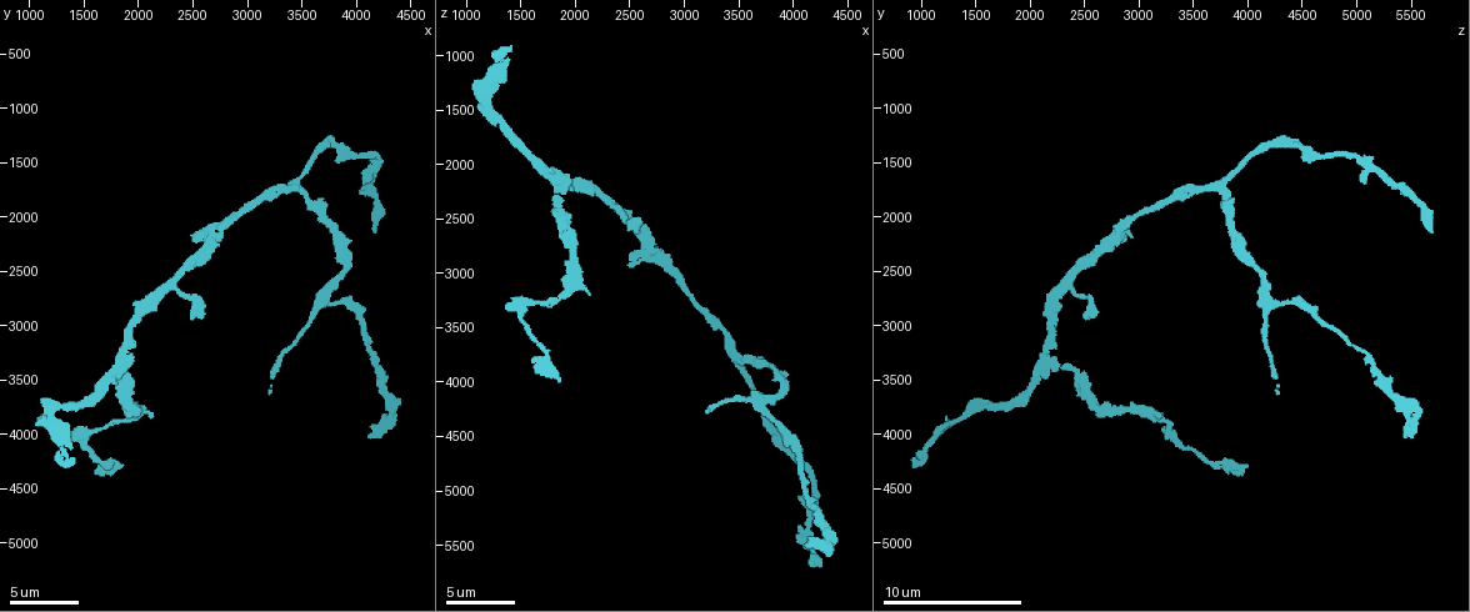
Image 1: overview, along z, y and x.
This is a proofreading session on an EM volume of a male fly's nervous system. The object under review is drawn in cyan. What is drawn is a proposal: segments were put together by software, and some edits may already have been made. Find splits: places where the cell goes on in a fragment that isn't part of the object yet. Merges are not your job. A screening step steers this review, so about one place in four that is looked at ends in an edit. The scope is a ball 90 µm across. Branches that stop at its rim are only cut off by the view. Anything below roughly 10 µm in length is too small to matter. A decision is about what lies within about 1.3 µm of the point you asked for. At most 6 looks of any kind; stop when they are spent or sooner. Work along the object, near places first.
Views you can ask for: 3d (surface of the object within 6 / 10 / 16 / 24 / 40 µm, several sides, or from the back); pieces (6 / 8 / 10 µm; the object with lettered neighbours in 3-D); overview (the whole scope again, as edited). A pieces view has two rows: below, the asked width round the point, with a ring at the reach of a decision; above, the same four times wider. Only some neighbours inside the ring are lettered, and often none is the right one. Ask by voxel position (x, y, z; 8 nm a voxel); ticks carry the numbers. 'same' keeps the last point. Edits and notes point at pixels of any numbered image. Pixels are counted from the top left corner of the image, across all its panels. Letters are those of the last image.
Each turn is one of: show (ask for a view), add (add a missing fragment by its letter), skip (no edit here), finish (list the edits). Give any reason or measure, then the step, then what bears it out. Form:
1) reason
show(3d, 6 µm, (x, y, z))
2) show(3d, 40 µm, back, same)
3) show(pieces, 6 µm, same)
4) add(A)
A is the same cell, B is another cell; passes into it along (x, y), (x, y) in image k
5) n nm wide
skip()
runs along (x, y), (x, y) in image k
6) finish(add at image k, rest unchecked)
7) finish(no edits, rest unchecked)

free end
show(3d, 6 µm, (1360, 4260, 960))

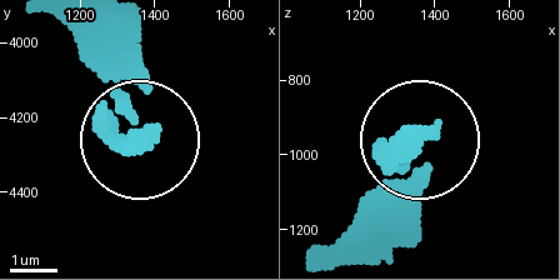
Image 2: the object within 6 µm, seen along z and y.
see the neighbours
show(pieces, 8 µm, (1370, 4270, 940))

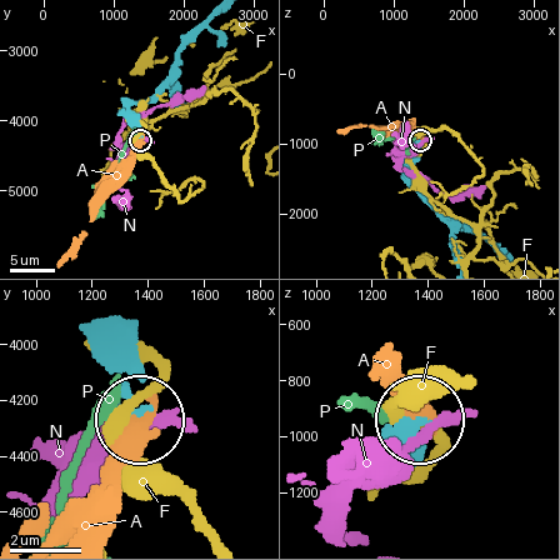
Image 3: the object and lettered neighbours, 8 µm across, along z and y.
340 nm wide
add(A)
A is the same cell, F, N and P are other cells; the cell continues

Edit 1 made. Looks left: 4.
branch stops here
show(pieces, 6 µm, (4120, 4000, 5500))

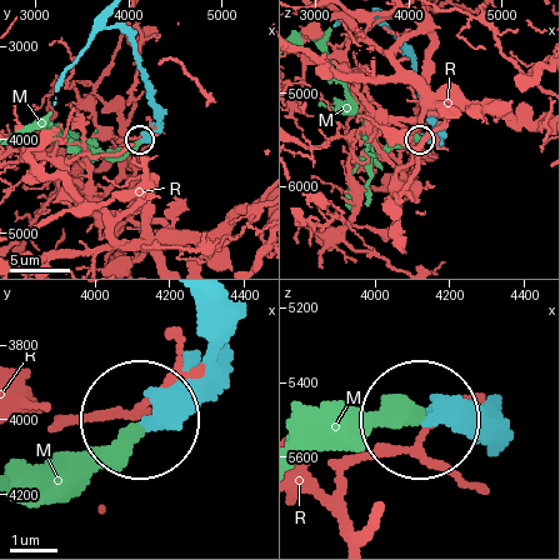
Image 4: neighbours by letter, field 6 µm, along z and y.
add(M)
M is the same cell, R is another cell; it goes on there

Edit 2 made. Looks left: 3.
long arm stops here
show(pieces, 6 µm, (4160, 2120, 5680))

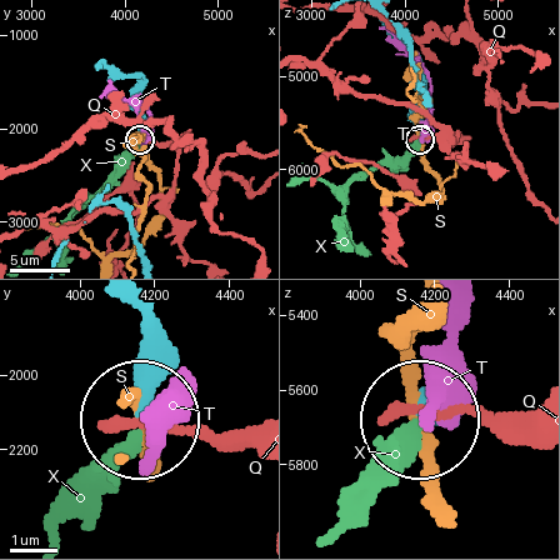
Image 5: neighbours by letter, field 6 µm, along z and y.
add(X)
X is the same cell, Q, S and T are other cells; the cell continues

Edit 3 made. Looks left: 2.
finish(add at image 3, add at image 4, add at image 5, rest unchecked)

